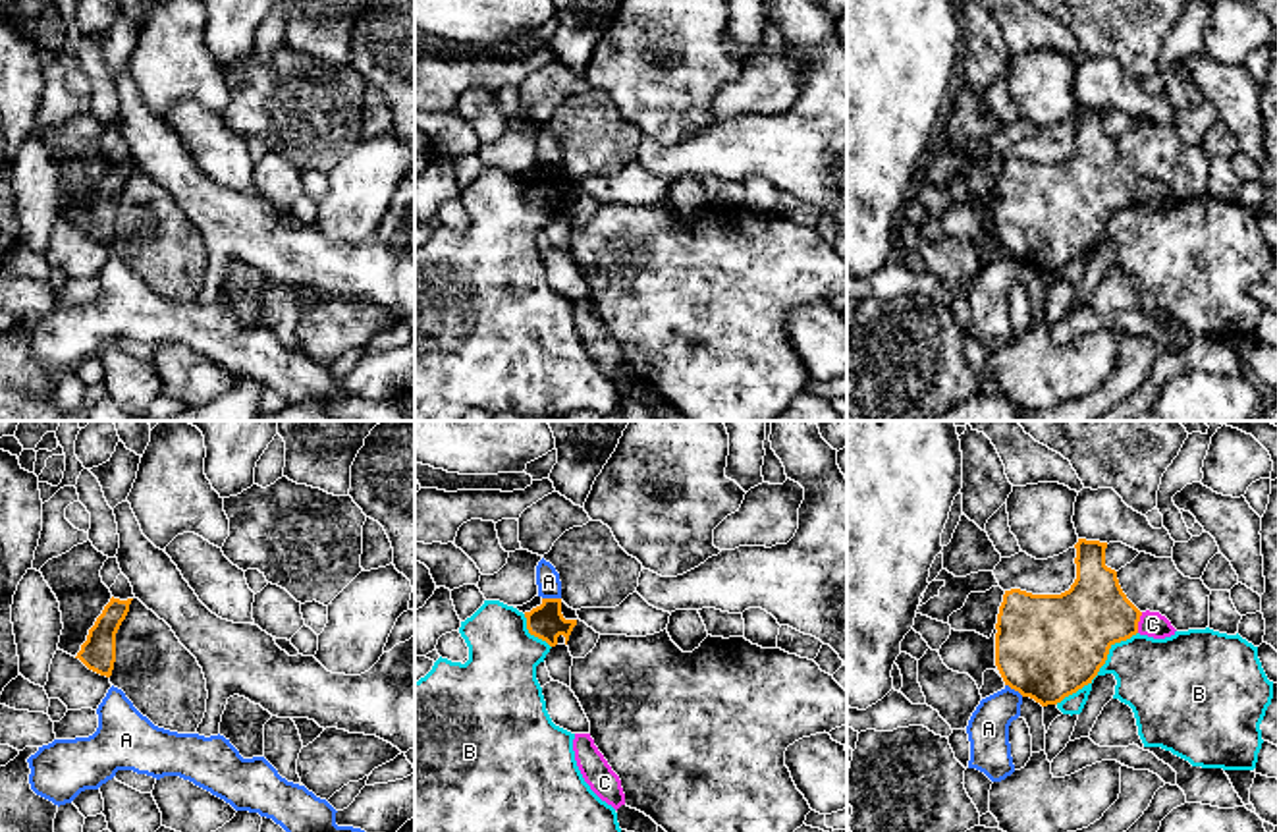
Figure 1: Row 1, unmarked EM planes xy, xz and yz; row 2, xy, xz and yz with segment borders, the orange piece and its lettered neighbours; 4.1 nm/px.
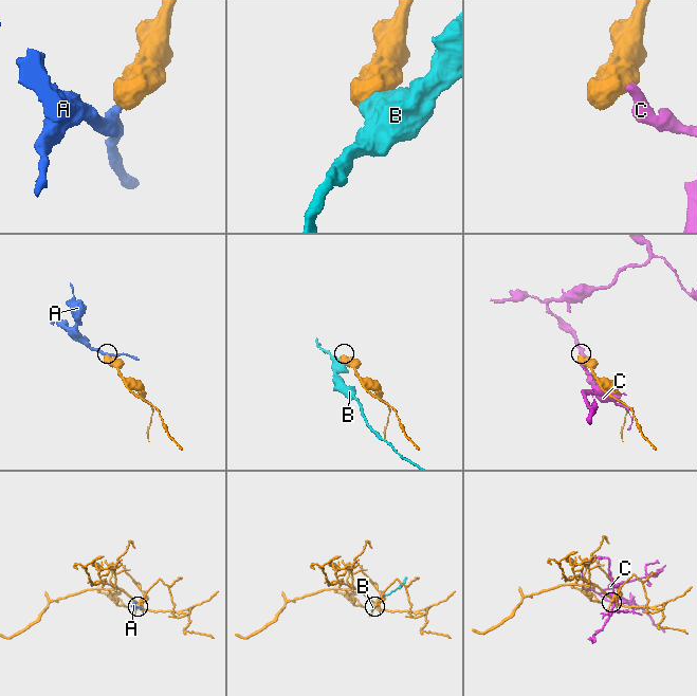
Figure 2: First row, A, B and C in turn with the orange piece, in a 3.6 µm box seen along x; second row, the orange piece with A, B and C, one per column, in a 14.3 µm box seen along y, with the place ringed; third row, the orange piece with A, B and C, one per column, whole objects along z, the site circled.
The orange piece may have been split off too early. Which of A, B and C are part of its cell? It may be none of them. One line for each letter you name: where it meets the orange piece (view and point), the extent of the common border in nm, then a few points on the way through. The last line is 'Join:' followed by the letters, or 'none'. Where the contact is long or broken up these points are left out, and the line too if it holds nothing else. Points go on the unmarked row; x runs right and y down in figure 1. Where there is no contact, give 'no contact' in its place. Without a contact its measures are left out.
Join: none

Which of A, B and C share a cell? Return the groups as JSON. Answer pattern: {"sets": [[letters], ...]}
{"sets": [["A"], ["B"], ["C"]]}

